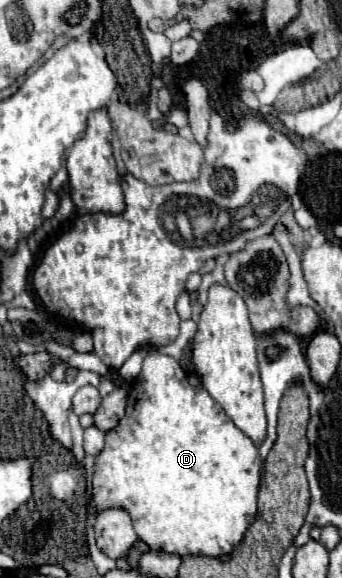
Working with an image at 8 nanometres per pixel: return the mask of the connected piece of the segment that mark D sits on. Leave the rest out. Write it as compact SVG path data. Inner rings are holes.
M150 351L142 363L142 371L136 377L136 391L138 391L138 401L130 411L130 417L124 417L116 429L112 429L110 433L106 433L106 445L104 451L98 455L98 463L96 463L96 473L92 479L92 487L94 487L94 497L90 501L90 513L96 515L102 509L110 509L114 505L126 509L134 521L134 531L136 535L154 551L164 551L164 553L172 553L172 555L210 555L210 557L220 557L230 553L244 537L246 529L250 527L250 523L256 517L256 495L258 495L258 485L260 485L260 477L262 477L262 465L264 459L258 453L258 447L254 445L254 441L242 433L232 419L224 413L224 409L210 397L210 393L202 387L202 385L190 385L190 383L200 383L200 379L184 373L178 365L178 361L174 361L168 355L162 355L158 351Z

